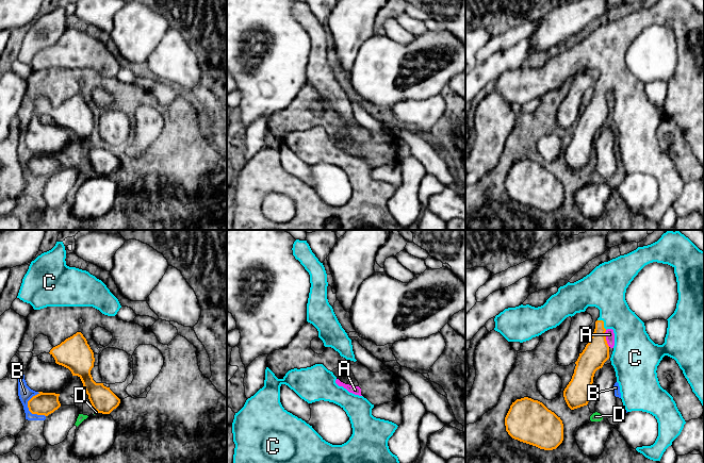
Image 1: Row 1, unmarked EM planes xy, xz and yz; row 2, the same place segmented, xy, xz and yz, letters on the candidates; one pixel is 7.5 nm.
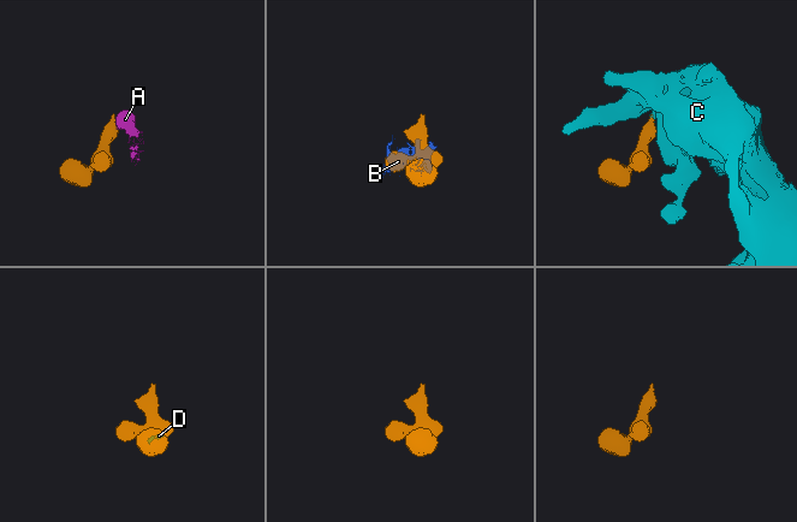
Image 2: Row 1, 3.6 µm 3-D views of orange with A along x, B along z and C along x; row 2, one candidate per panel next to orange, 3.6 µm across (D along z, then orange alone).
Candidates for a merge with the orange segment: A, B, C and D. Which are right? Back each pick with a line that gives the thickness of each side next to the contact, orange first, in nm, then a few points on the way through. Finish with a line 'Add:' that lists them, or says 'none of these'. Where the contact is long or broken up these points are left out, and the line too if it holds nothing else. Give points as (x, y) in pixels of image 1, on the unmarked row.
C: 190 nm thick on the orange side, 300 nm on the other
Add: C

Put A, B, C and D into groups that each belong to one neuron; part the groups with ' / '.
A B D / C

